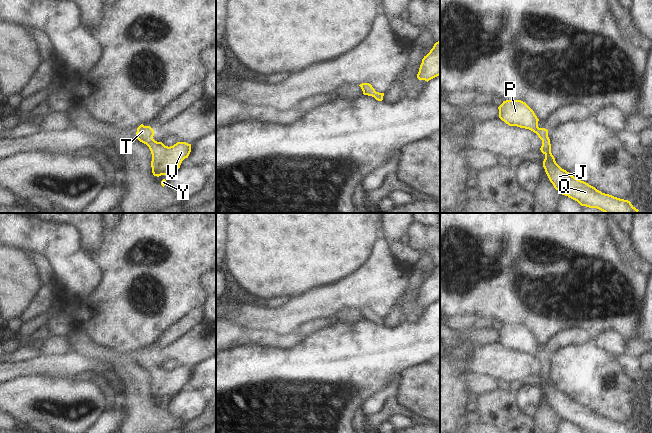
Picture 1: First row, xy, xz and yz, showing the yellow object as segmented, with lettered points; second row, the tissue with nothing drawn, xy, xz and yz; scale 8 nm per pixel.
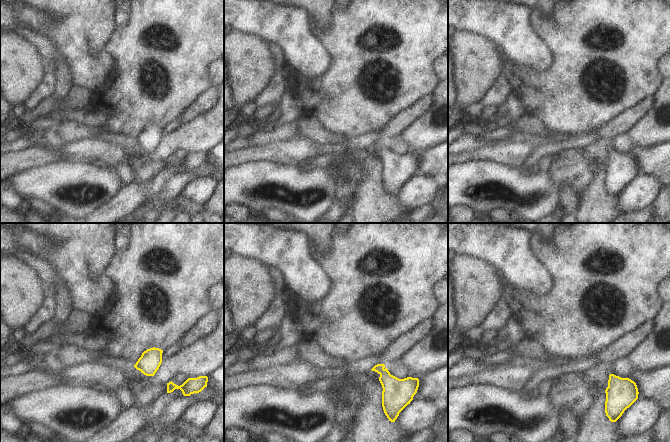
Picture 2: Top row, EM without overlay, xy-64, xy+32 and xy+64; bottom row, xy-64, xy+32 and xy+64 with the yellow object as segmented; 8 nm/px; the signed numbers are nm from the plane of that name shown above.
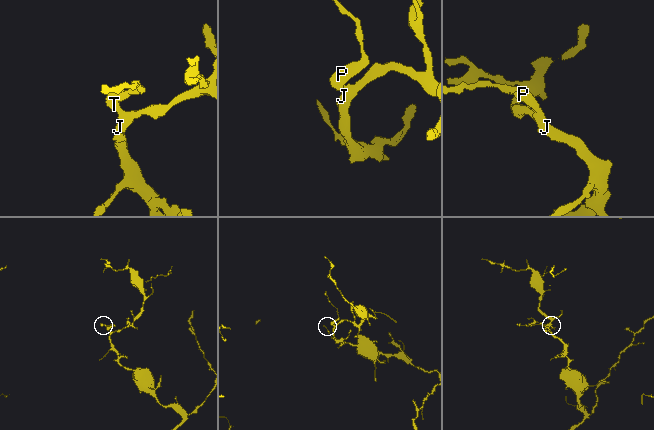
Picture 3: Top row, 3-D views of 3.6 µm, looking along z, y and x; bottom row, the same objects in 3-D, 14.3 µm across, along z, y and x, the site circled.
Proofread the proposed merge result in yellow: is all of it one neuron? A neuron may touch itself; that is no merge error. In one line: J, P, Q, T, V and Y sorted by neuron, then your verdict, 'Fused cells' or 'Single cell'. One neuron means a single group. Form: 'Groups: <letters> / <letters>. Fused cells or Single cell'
Groups: J P Q T V Y. Single cell.

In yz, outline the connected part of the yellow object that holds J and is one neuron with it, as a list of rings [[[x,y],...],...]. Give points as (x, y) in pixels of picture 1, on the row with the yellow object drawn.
[[[506,100],[498,107],[499,118],[509,126],[533,131],[542,140],[541,152],[545,155],[543,167],[554,188],[562,195],[577,201],[581,206],[597,208],[604,213],[638,213],[630,201],[602,193],[562,169],[551,153],[548,130],[538,127],[534,111],[521,100]]]

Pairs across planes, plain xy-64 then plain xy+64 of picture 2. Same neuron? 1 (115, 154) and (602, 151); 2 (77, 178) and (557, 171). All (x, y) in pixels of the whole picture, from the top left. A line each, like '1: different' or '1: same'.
1: different
2: different

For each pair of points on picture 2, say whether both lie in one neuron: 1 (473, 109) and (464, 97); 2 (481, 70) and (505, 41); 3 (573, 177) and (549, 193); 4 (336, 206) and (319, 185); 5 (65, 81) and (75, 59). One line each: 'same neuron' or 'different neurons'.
1: different neurons
2: different neurons
3: different neurons
4: different neurons
5: different neurons

